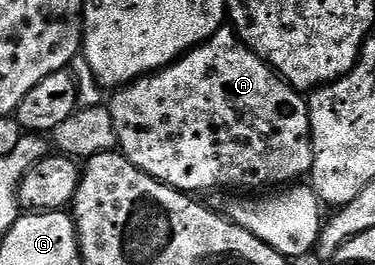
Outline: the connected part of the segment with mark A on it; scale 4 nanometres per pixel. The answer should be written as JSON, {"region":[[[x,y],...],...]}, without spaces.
{"region":[[[231,26],[221,27],[214,37],[210,37],[188,54],[180,56],[176,62],[163,67],[160,71],[154,71],[150,75],[144,75],[141,79],[135,79],[127,83],[125,87],[115,92],[112,103],[107,104],[110,117],[113,118],[114,133],[117,134],[118,150],[121,155],[126,156],[134,166],[142,169],[150,177],[154,177],[159,183],[165,183],[176,191],[185,193],[197,193],[196,191],[220,191],[223,187],[229,187],[232,193],[252,193],[255,187],[260,189],[280,189],[285,185],[295,184],[297,181],[309,174],[312,170],[314,153],[312,152],[312,134],[310,133],[310,117],[308,116],[307,98],[289,83],[284,82],[279,75],[273,71],[272,66],[260,59],[249,47],[242,42]]]}

